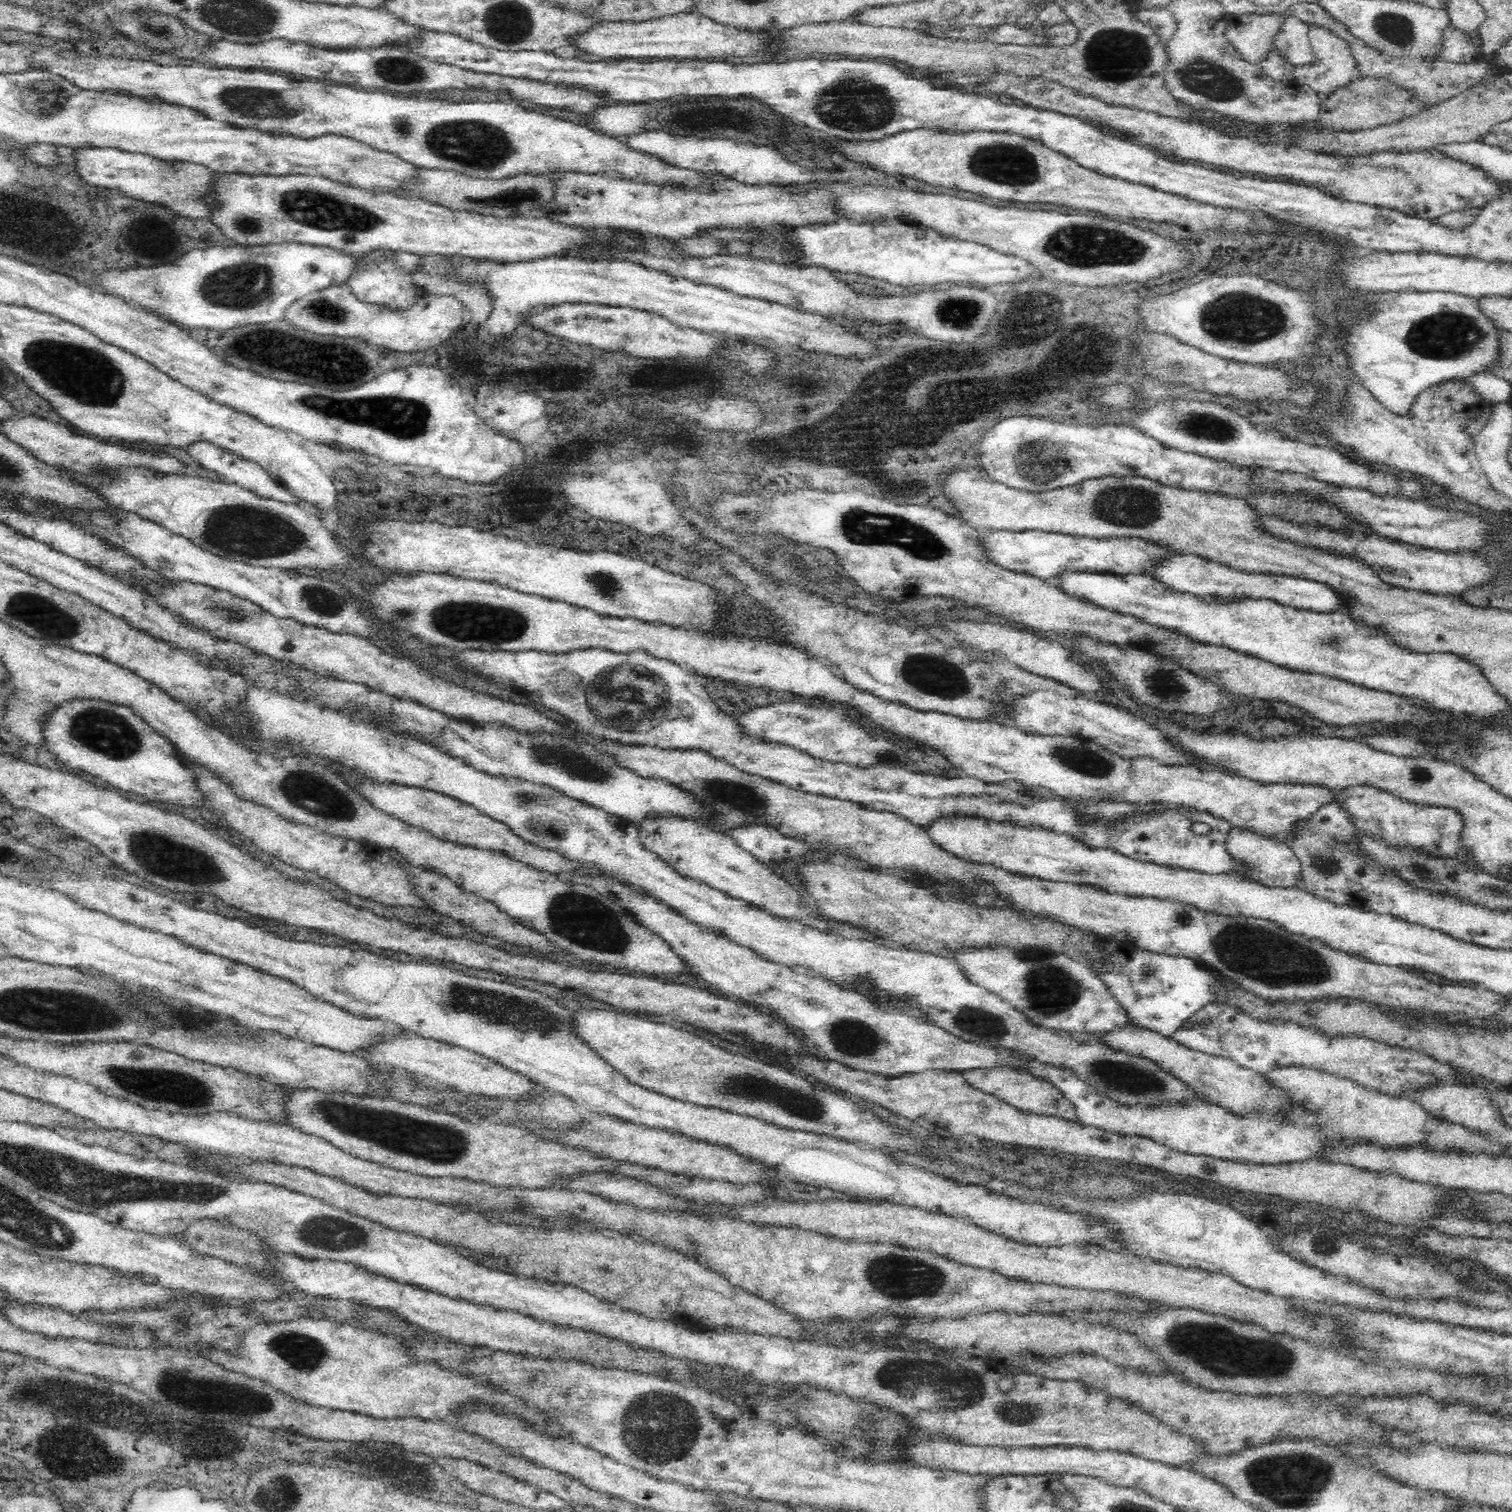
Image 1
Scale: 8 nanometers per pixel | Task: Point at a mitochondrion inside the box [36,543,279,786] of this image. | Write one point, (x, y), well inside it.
(103, 731)

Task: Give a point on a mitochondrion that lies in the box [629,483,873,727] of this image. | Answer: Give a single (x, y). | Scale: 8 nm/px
(748, 516)

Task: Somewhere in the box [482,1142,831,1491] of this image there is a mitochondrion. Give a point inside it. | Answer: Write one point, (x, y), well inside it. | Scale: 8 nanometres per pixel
(659, 1427)

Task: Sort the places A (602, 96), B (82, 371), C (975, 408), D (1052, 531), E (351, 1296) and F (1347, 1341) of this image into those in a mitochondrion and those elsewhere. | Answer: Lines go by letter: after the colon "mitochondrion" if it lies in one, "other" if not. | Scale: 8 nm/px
A: other
B: mitochondrion
C: other
D: other
E: other
F: other

